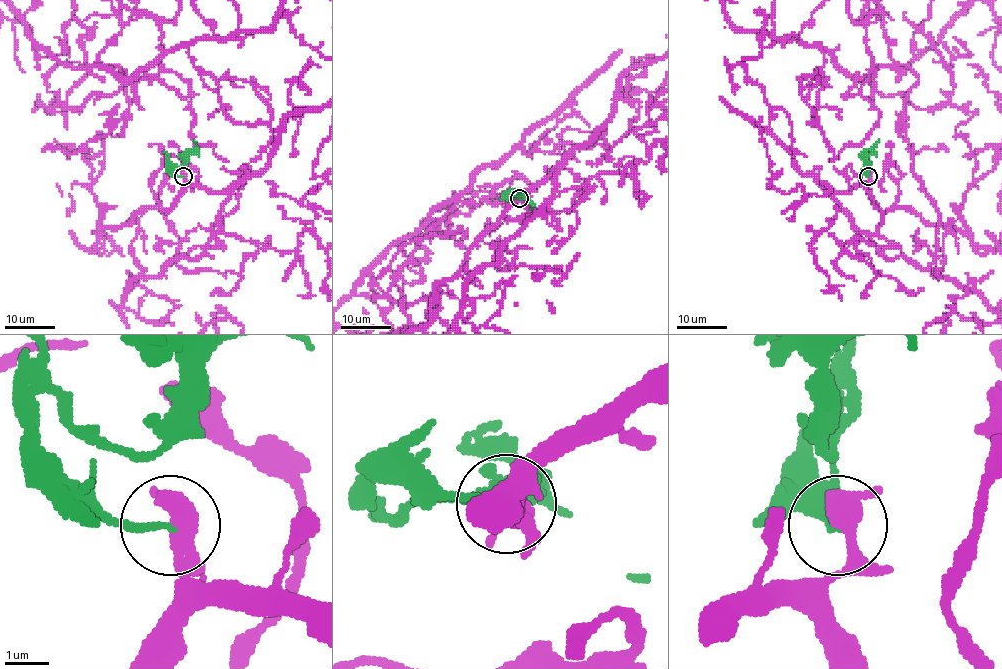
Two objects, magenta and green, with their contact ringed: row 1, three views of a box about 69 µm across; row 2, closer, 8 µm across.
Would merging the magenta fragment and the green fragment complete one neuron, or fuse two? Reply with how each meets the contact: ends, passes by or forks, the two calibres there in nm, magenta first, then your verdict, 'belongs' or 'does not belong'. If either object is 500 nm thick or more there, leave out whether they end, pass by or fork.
magenta passes by; green ends there; 440 nm thick on the magenta side, 170 nm on the other; does not belong

